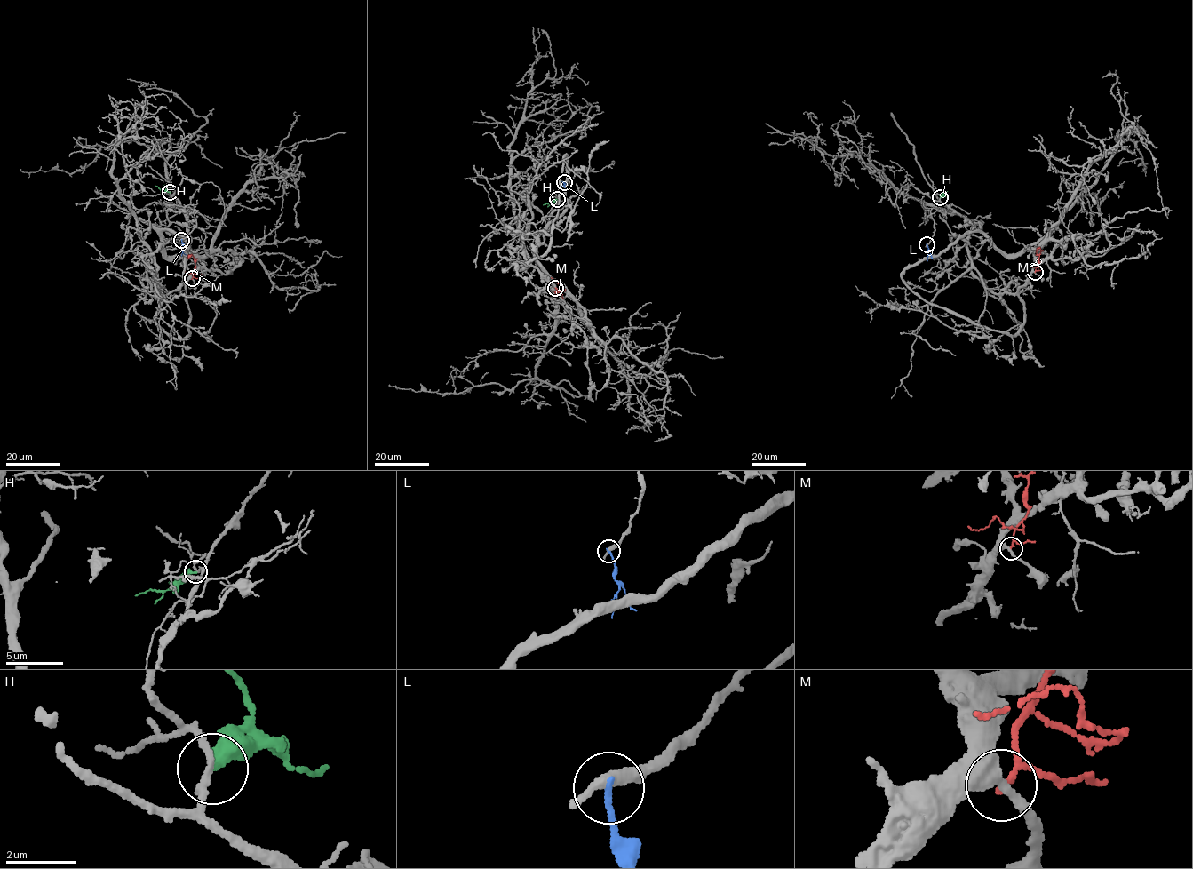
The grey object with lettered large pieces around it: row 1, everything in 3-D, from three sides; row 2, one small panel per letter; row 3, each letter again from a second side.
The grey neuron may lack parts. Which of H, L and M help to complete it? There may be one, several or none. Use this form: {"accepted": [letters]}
{"accepted": []}

